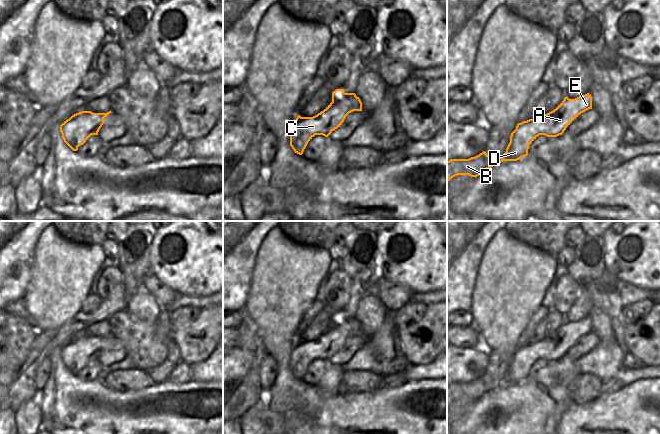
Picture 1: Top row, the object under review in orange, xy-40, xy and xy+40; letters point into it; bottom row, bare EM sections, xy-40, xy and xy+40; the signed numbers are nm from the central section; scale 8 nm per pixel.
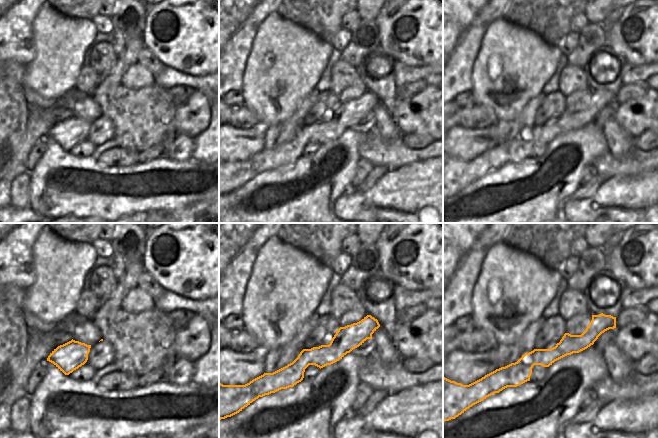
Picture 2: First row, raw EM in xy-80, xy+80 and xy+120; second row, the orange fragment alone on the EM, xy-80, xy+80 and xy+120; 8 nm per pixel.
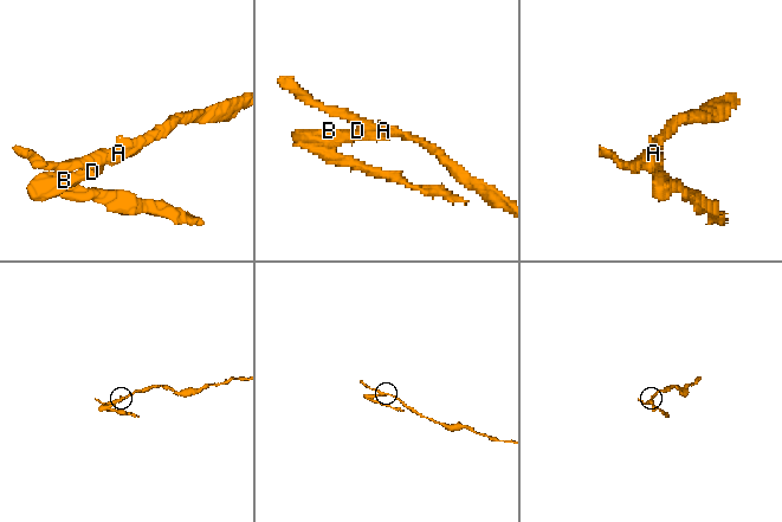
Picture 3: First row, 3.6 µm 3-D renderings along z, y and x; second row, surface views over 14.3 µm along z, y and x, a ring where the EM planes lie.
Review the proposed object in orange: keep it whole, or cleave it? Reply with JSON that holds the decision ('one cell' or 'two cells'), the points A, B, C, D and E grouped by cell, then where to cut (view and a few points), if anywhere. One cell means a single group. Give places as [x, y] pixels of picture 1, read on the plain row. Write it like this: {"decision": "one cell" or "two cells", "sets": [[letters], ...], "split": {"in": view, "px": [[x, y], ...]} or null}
{"decision": "two cells", "sets": [["A", "C", "E"], ["B", "D"]], "split": {"in": "xy", "px": [[297, 352], [303, 373]]}}

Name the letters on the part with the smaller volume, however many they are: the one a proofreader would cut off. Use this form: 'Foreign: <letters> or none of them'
Foreign: B, D

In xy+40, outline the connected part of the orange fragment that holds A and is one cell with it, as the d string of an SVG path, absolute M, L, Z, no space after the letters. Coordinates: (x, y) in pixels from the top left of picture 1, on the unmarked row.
M587 317L575 323L565 321L551 336L537 342L518 347L516 354L524 354L524 362L528 371L539 359L557 361L583 336L592 333L592 320Z

